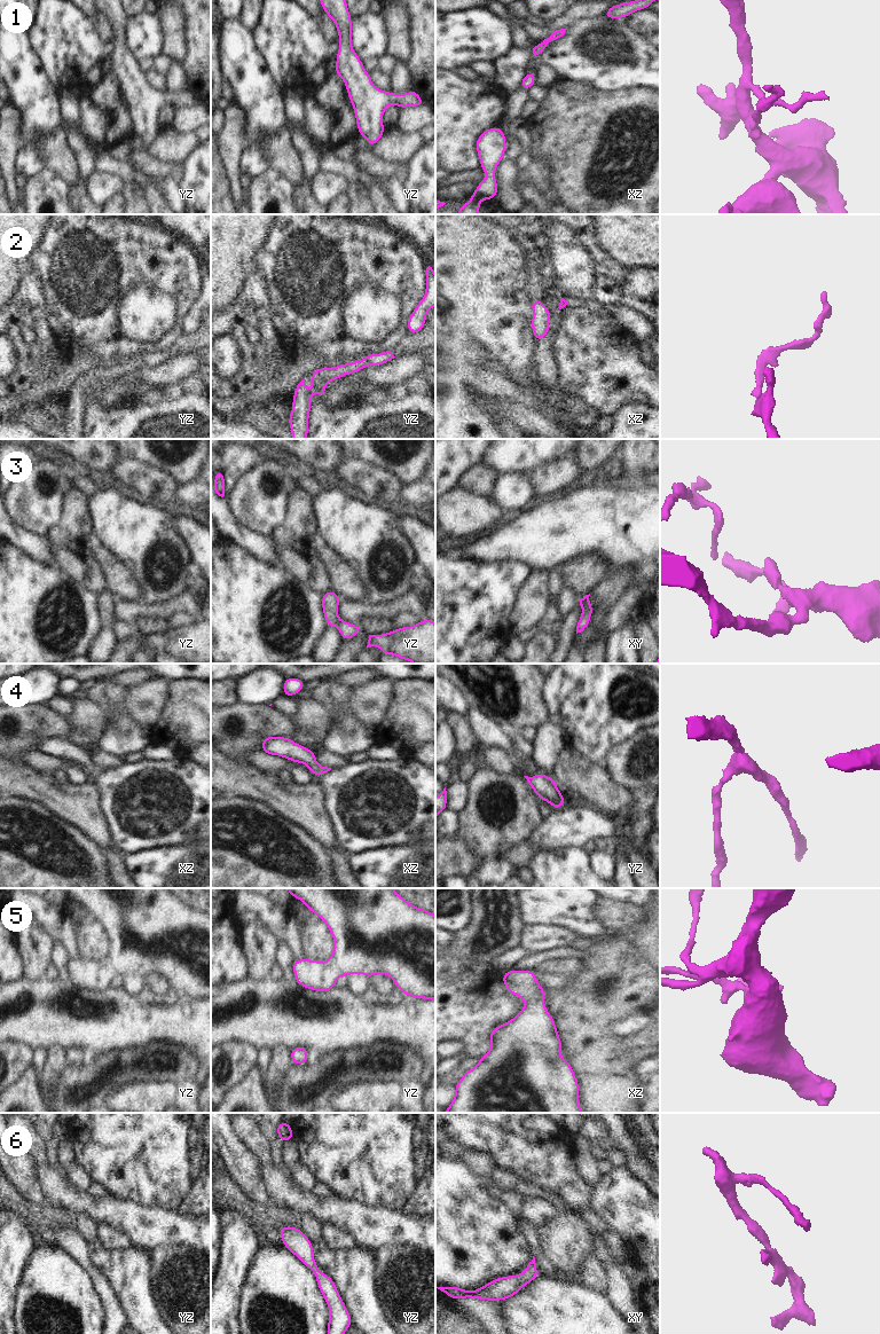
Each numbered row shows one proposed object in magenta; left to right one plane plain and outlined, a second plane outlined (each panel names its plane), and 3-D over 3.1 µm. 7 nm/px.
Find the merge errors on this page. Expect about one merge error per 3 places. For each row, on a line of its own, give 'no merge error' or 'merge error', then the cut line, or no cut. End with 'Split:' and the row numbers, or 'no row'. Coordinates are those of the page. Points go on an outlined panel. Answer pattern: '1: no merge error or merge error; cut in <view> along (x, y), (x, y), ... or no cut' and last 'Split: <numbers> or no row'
1: no merge error; no cut
2: no merge error; no cut
3: no merge error; no cut
4: no merge error; no cut
5: no merge error; no cut
6: no merge error; no cut
Split: no row

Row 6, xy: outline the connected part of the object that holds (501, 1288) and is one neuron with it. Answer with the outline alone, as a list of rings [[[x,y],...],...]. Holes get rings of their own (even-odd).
[[[535,1257],[525,1266],[524,1273],[516,1276],[498,1277],[476,1290],[466,1290],[459,1287],[435,1285],[435,1290],[447,1294],[451,1300],[477,1298],[485,1301],[503,1301],[512,1297],[539,1278]]]

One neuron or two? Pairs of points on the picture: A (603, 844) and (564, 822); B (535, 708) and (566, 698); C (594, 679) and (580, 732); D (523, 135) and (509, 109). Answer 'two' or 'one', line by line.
A: two
B: two
C: one
D: two

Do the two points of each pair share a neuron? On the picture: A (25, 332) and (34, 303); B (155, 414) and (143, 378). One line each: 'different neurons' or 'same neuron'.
A: different neurons
B: different neurons

